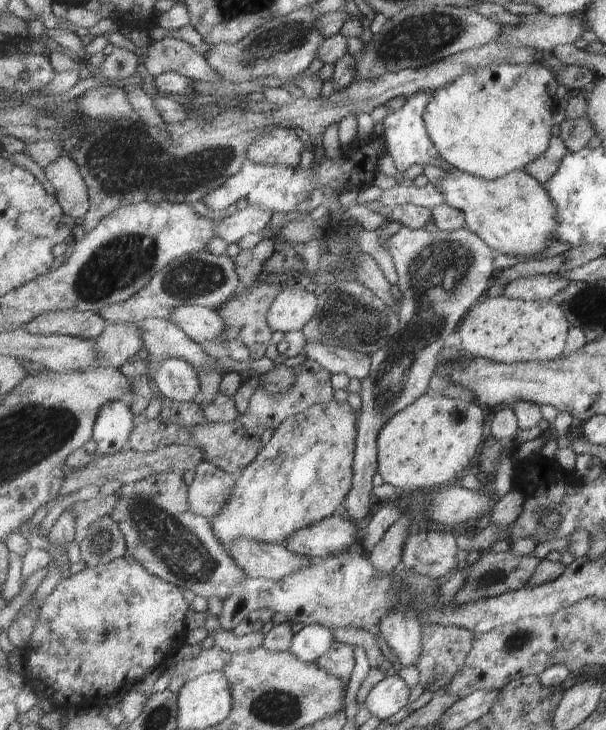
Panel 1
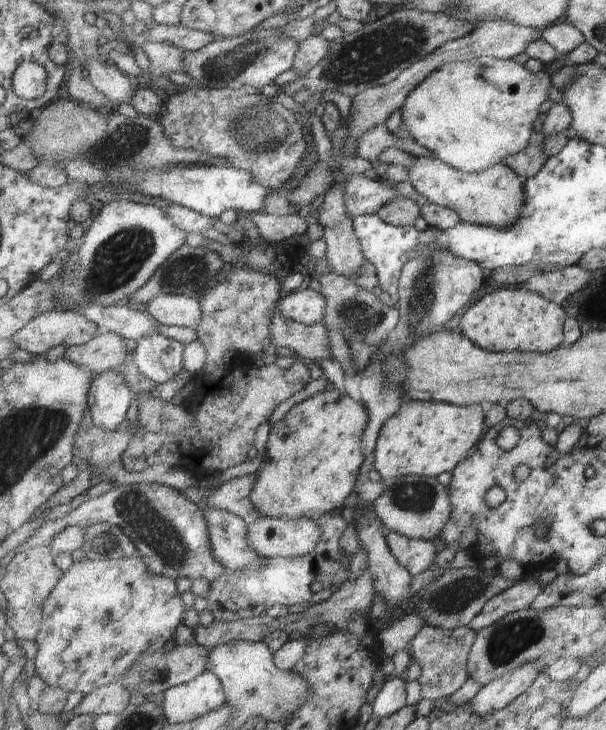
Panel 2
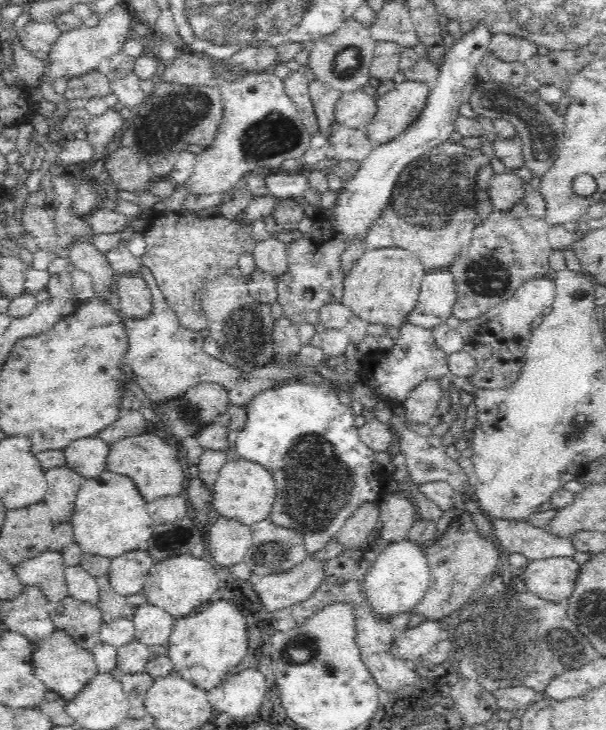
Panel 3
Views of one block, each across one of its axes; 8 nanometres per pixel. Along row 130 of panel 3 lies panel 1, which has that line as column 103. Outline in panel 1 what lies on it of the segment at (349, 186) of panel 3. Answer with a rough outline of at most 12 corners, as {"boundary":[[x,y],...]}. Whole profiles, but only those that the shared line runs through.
{"boundary":[[123,399],[106,402],[94,426],[97,452],[129,447],[133,411]]}

